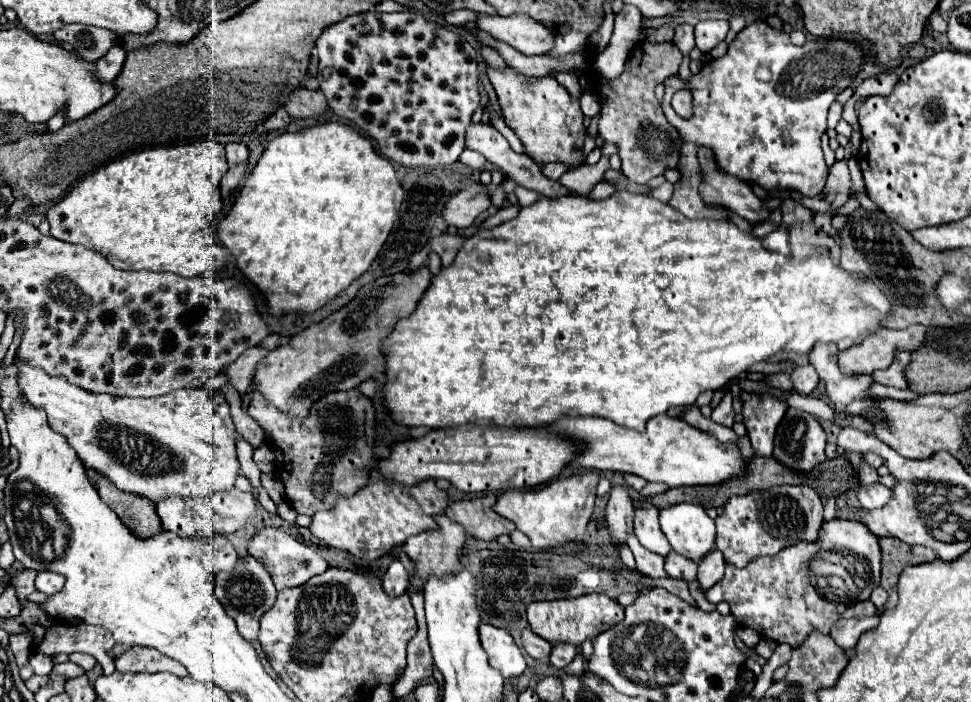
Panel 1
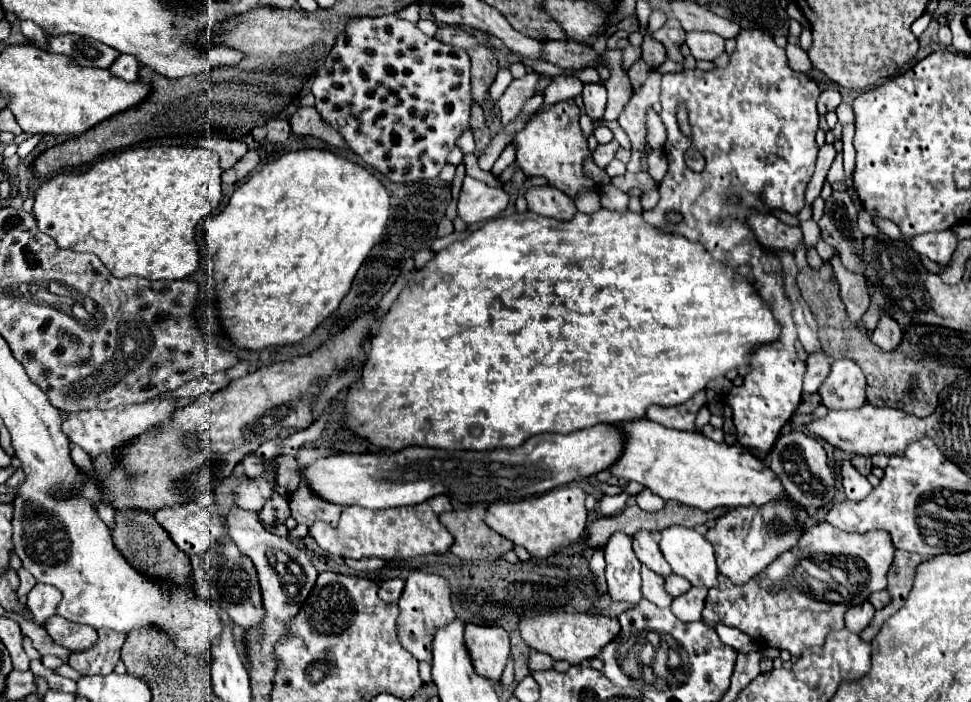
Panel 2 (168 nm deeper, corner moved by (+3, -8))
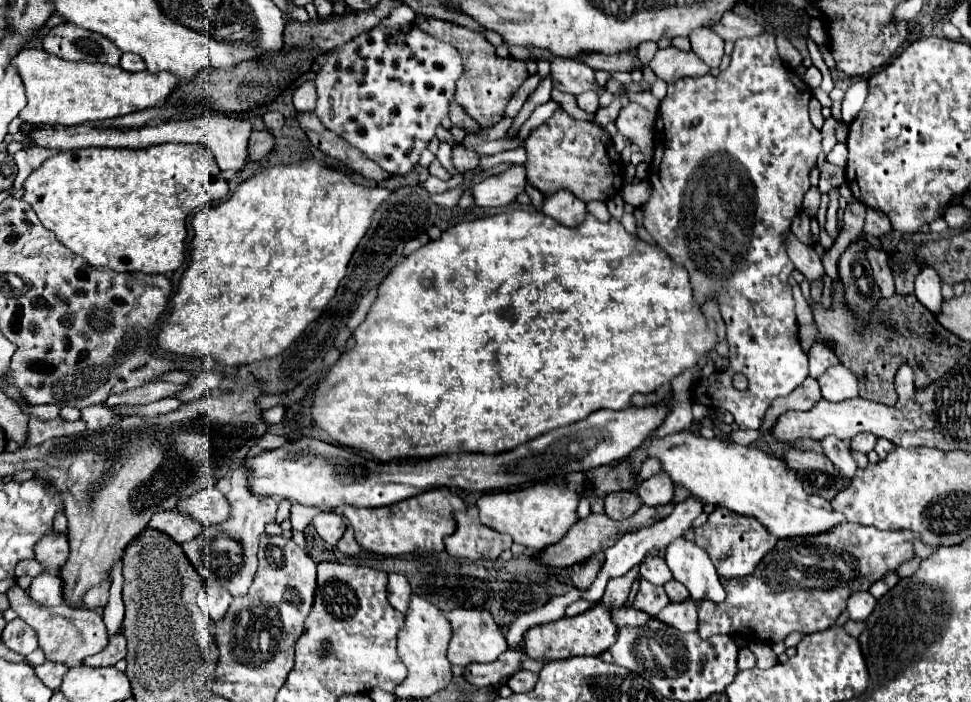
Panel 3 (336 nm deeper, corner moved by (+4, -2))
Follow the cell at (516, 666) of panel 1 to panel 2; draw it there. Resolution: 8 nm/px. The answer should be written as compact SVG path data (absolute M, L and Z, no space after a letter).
M467 624L465 640L467 648L471 648L475 672L487 676L489 680L499 682L511 656L509 634L501 626Z

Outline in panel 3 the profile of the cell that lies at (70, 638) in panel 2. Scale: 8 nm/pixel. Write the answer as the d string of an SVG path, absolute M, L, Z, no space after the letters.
M14 586L12 590L8 590L6 596L10 600L10 608L16 610L18 616L36 630L40 648L44 650L46 660L50 660L50 662L60 662L60 664L66 664L68 668L82 666L84 658L98 654L108 644L108 634L106 634L102 616L94 610L84 610L84 608L78 610L68 604L48 608L48 606L34 602L32 598L28 598L28 594L20 586Z

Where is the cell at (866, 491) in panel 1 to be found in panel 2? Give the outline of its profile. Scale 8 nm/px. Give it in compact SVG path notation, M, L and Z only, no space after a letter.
M845 460L843 466L841 466L841 478L843 478L841 484L843 484L843 488L845 488L845 496L847 496L849 500L853 500L853 502L865 500L865 498L871 494L871 490L873 490L873 486L869 484L869 480L867 480L865 476L861 476L861 474L851 466L849 460Z

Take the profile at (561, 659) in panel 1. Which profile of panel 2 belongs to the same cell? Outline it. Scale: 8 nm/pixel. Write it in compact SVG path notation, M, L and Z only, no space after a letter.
M531 652L531 658L529 658L529 670L551 670L553 668L553 658L543 654L543 652Z

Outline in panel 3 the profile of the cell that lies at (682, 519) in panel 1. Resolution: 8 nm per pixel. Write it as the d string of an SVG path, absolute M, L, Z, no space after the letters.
M676 538L666 550L668 568L672 570L674 578L688 588L692 600L710 600L714 604L724 602L726 592L720 576L700 546L688 542L686 538Z

